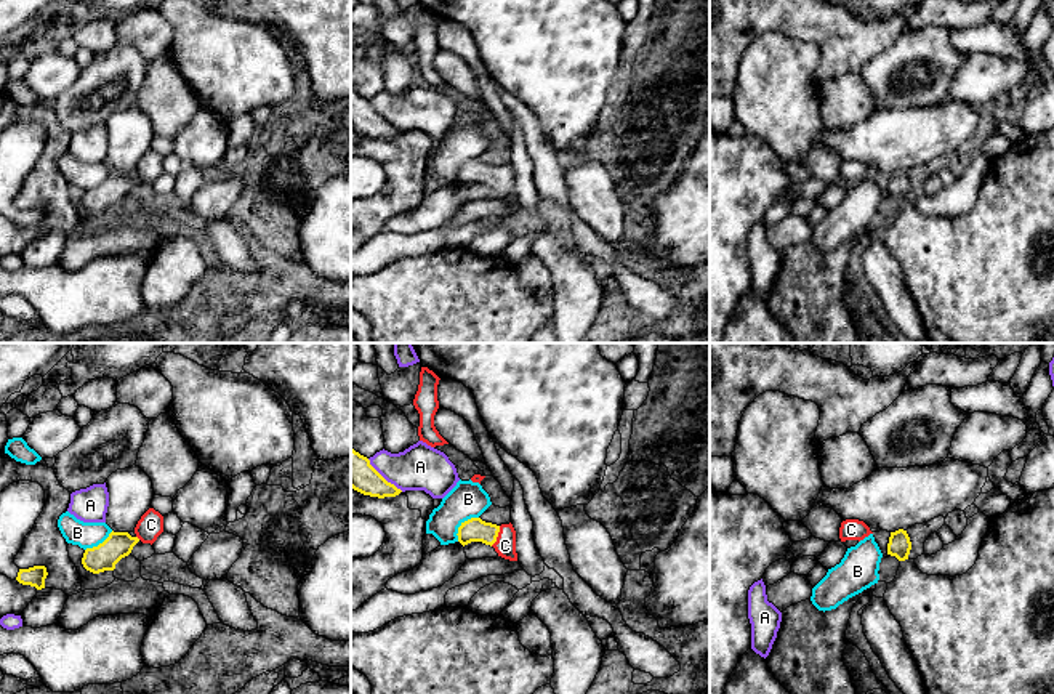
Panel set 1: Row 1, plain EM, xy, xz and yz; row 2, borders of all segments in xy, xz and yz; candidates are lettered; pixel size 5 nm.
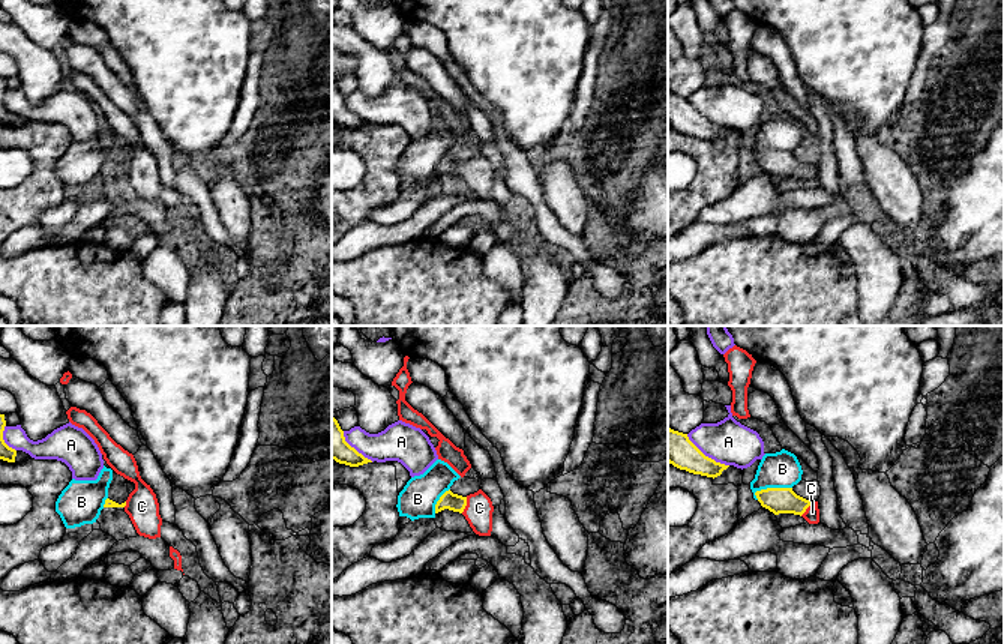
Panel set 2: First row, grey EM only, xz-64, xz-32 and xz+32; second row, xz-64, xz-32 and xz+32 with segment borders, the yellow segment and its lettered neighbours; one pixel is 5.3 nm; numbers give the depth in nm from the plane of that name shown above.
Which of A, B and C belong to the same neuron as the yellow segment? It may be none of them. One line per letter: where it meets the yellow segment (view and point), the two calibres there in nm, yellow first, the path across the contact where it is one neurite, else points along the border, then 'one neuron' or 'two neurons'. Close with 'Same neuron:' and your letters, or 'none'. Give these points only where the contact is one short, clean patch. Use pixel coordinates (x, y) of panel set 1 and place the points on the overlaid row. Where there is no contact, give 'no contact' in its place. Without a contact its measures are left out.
A: contact xz (383, 478); calibres 180 and 240 nm; two neurons
B: contact xz (462, 524); calibres 120 and 180 nm; two neurons
C: contact xz (497, 536); calibres 120 and 110 nm; way xz (474, 529), (497, 536), (505, 545); one neuron
Same neuron: C

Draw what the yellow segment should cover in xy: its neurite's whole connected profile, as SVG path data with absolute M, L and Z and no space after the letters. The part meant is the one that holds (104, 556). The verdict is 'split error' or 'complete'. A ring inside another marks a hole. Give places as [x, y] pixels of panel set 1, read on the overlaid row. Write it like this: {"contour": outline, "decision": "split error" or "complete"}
{"contour": "M149 508L138 521L135 537L128 532L112 531L103 543L85 550L82 564L93 574L114 571L115 564L128 556L139 540L152 545L162 532L163 516L154 508Z", "decision": "split error"}

